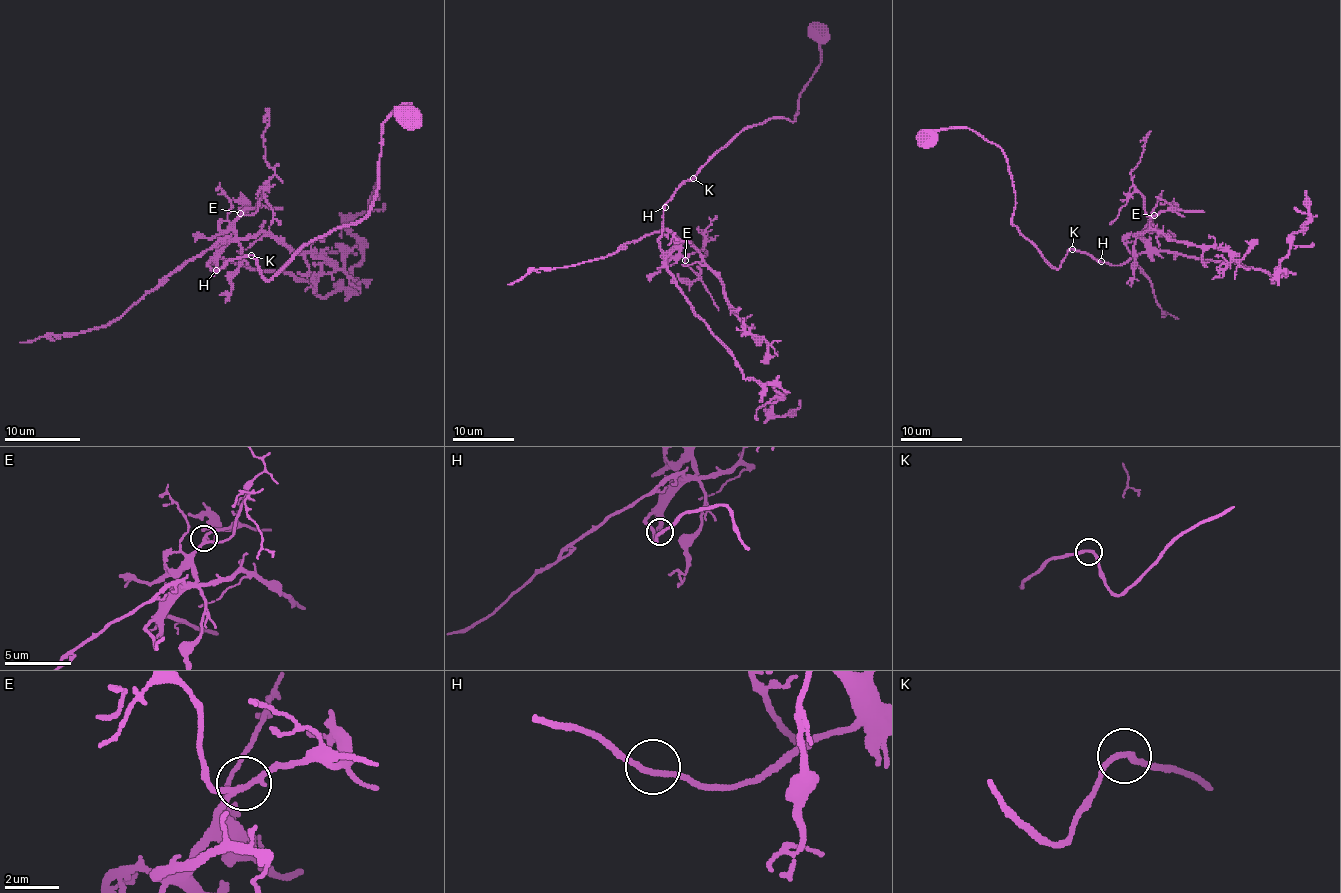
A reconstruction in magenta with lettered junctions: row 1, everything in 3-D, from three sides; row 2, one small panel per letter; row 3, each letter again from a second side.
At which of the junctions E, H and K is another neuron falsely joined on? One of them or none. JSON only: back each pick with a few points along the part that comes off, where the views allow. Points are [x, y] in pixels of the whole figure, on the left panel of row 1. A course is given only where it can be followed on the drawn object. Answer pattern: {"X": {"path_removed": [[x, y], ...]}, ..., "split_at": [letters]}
{"split_at": []}

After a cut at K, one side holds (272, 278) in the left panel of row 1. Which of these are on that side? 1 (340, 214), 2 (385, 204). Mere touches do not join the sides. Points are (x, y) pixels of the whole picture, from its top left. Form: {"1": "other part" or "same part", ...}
{"1": "other part", "2": "other part"}

